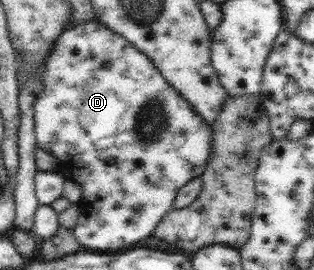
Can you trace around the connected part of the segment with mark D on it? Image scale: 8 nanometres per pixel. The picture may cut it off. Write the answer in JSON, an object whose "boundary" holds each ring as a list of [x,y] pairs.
{"boundary":[[[100,20],[77,23],[68,29],[64,29],[59,35],[57,44],[53,47],[50,55],[45,61],[45,71],[40,74],[40,81],[35,90],[34,121],[35,136],[38,147],[57,156],[64,170],[70,179],[81,185],[81,200],[77,202],[80,215],[77,224],[73,229],[78,243],[88,251],[122,251],[141,239],[153,235],[156,226],[161,222],[162,217],[174,207],[178,191],[195,177],[205,172],[205,167],[212,149],[213,131],[211,125],[206,123],[160,73],[160,70],[152,64],[152,60],[143,52],[134,48],[125,37],[106,27]]]}

